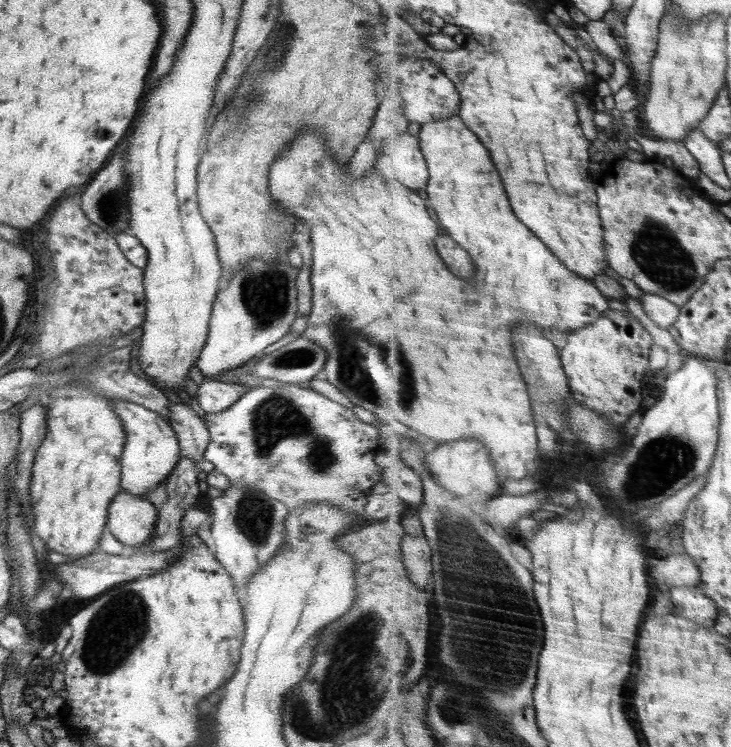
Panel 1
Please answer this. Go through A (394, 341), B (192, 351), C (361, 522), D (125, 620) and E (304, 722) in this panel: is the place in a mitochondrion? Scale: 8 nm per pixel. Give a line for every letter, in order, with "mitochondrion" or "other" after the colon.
A: other
B: other
C: other
D: mitochondrion
E: mitochondrion

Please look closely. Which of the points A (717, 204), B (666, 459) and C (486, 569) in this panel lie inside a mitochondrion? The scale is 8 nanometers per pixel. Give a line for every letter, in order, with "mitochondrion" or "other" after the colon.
A: other
B: mitochondrion
C: mitochondrion

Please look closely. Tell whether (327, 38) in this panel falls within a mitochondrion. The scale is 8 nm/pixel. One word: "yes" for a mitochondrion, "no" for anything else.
no

